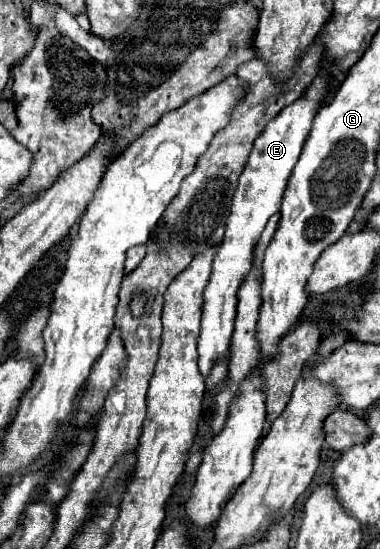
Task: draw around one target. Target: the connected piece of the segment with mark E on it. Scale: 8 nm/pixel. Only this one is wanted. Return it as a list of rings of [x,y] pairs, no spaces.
[[[321,67],[317,77],[311,81],[305,97],[297,99],[295,103],[281,109],[279,117],[273,119],[265,131],[255,139],[251,157],[239,177],[239,187],[233,195],[231,215],[227,219],[227,229],[223,243],[219,245],[213,271],[209,277],[209,285],[203,291],[203,319],[201,319],[201,335],[199,335],[199,371],[203,377],[209,375],[211,367],[227,353],[231,335],[233,335],[233,321],[237,315],[237,291],[243,279],[249,275],[253,267],[253,249],[269,221],[271,215],[279,213],[283,191],[287,187],[287,179],[301,155],[303,143],[309,137],[313,119],[323,105],[323,97],[329,87],[329,71]]]

